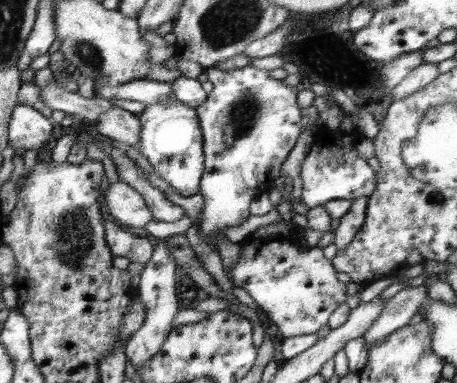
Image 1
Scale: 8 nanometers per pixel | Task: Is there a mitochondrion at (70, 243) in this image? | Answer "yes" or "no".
yes

